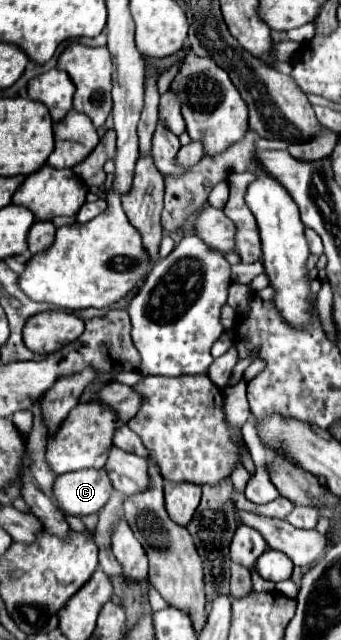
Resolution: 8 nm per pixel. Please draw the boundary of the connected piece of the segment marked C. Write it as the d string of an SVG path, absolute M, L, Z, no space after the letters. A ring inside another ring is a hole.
M83 469L59 475L55 481L55 495L59 507L71 515L97 513L109 499L113 485L107 469Z

